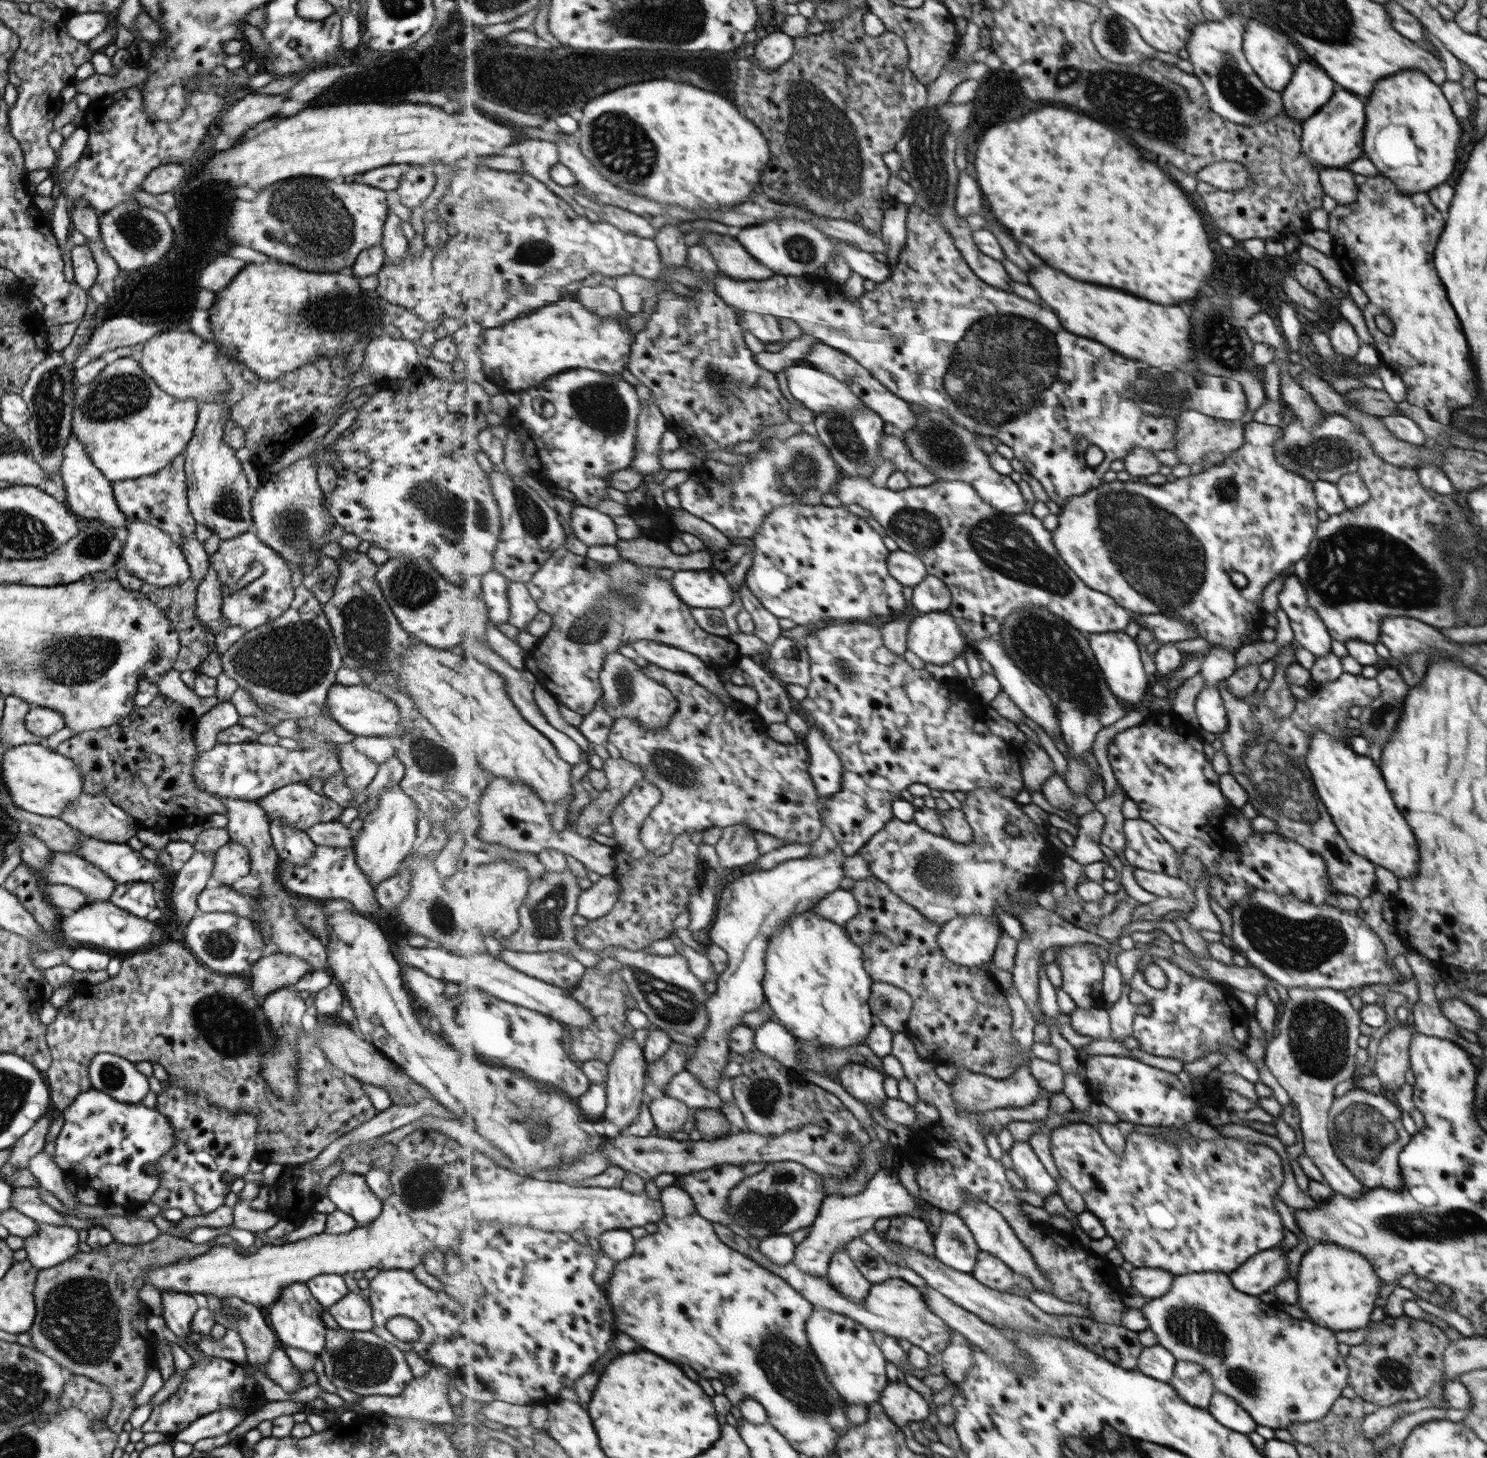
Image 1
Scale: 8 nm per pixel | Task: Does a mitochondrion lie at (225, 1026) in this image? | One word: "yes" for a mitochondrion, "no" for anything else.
yes

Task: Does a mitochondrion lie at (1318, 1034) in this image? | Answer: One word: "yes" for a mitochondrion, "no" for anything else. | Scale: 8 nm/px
yes

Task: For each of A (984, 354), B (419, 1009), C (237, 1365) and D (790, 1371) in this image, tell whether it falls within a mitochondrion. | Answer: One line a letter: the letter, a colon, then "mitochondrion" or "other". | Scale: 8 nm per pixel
A: mitochondrion
B: other
C: other
D: mitochondrion

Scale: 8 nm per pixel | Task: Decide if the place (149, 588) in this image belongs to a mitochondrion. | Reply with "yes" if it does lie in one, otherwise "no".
no

